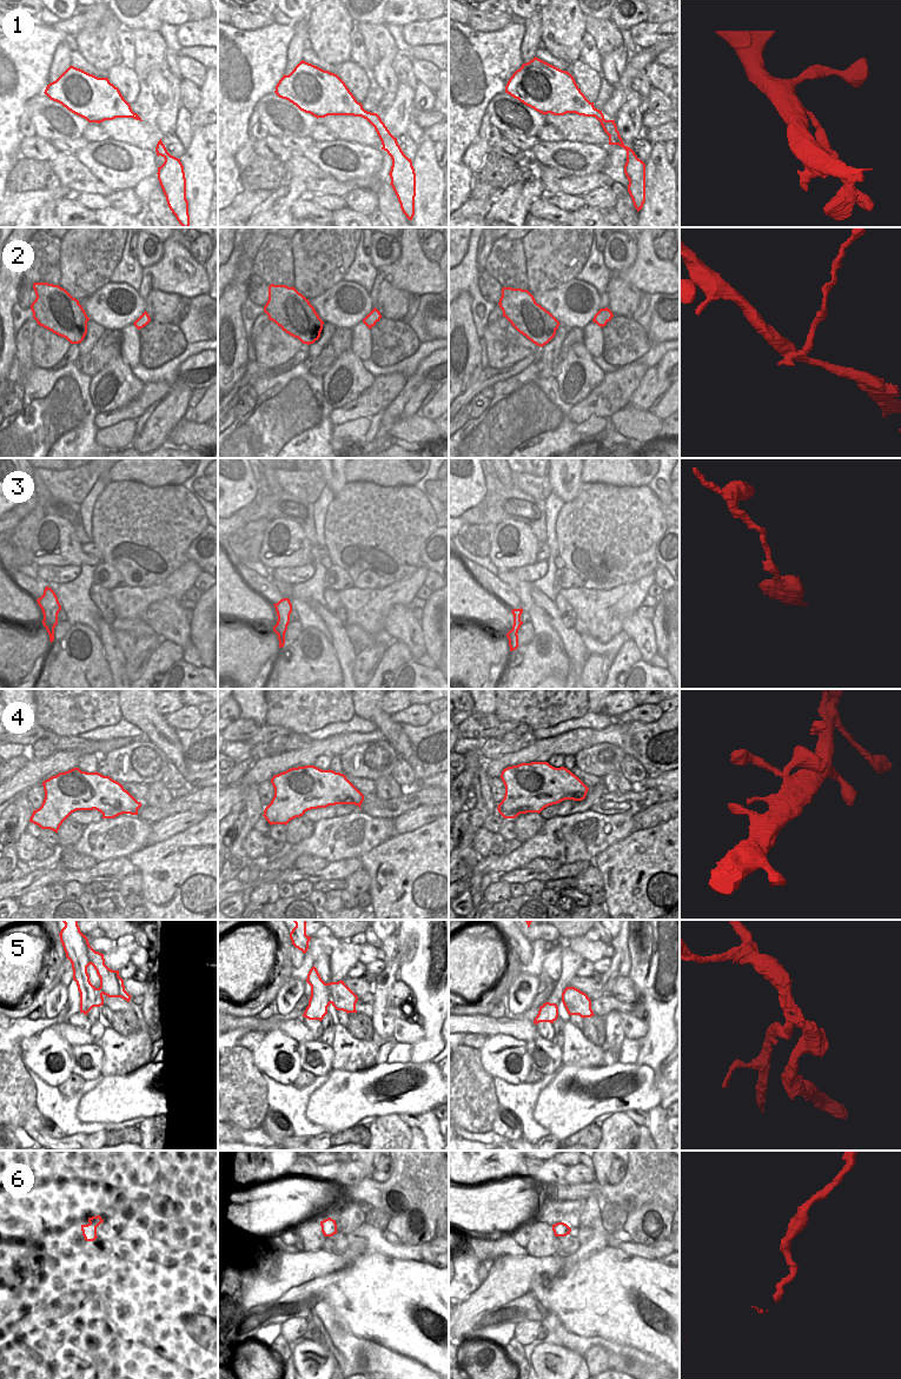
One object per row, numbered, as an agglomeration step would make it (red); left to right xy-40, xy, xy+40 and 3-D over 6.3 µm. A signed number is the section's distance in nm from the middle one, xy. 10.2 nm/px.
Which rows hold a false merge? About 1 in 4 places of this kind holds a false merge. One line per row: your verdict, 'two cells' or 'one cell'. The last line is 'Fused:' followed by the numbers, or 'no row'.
1: two cells
2: two cells
3: one cell
4: one cell
5: two cells
6: one cell
Fused: 1, 2, 5

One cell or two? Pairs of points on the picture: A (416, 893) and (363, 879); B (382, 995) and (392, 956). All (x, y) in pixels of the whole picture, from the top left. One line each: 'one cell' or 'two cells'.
A: two cells
B: one cell

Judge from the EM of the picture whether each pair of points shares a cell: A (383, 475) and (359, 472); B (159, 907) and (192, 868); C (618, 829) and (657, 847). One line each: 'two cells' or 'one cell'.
A: one cell
B: one cell
C: two cells

